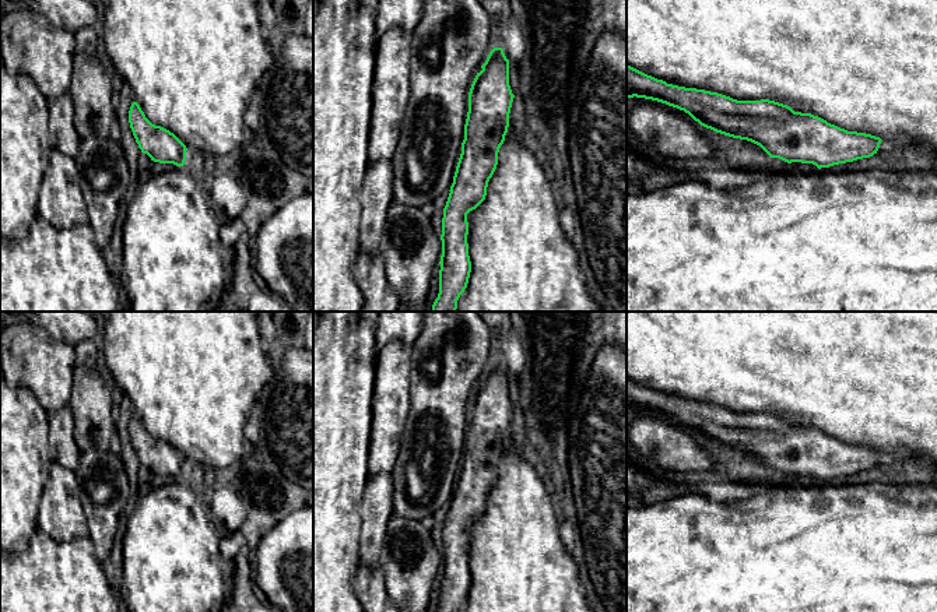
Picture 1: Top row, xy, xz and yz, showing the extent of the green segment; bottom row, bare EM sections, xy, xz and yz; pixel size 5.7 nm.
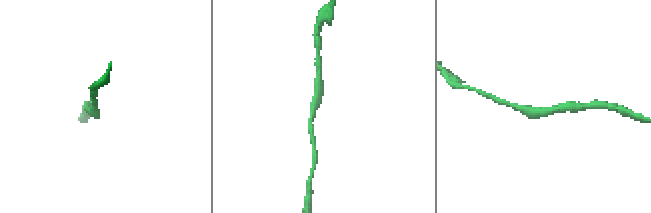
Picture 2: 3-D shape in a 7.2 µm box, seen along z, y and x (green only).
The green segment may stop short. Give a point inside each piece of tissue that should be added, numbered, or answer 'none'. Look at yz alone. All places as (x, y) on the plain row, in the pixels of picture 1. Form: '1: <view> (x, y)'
none

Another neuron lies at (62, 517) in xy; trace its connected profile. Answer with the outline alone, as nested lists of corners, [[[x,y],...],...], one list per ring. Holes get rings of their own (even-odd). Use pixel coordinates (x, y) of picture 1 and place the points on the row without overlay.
[[[55,462],[39,503],[39,530],[57,542],[90,537],[74,471]]]

